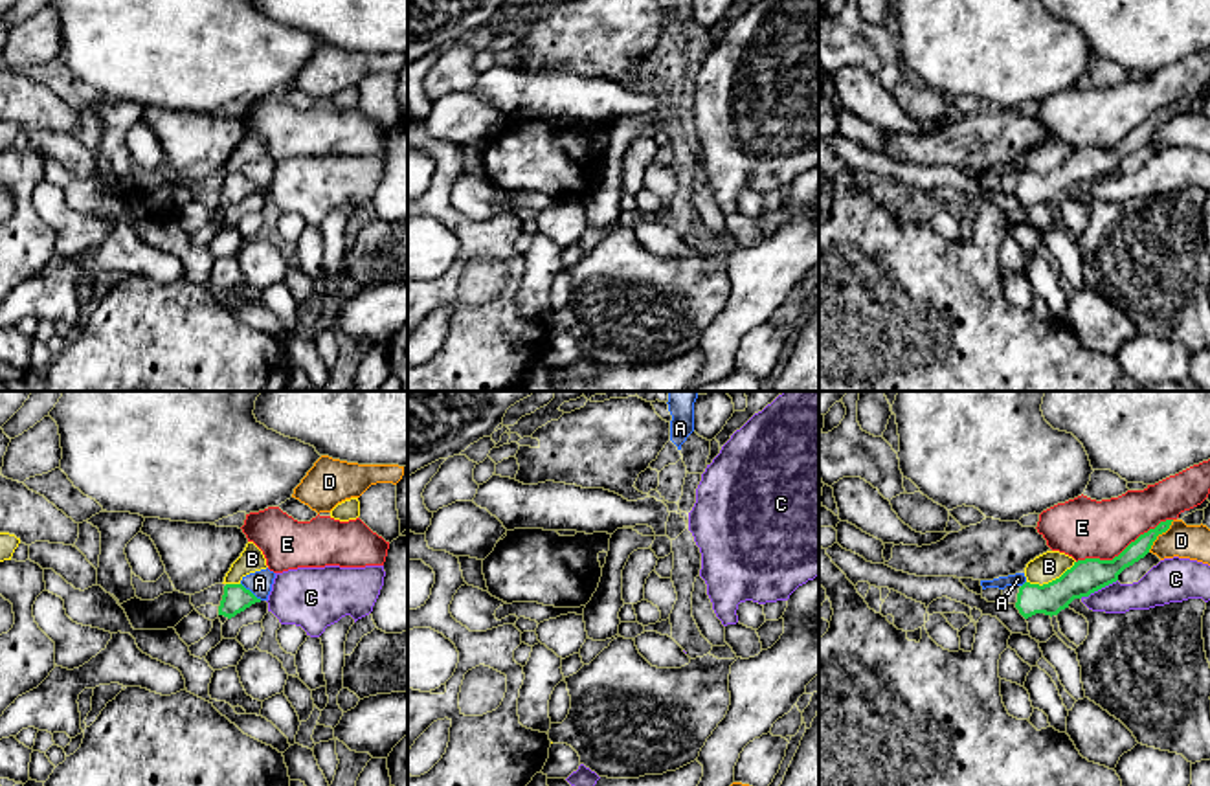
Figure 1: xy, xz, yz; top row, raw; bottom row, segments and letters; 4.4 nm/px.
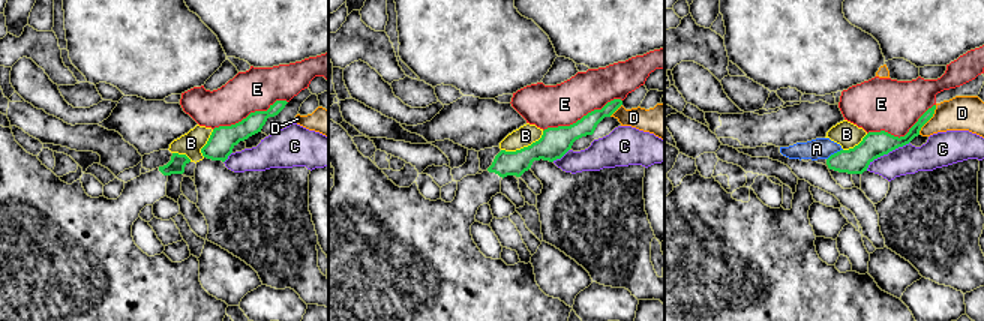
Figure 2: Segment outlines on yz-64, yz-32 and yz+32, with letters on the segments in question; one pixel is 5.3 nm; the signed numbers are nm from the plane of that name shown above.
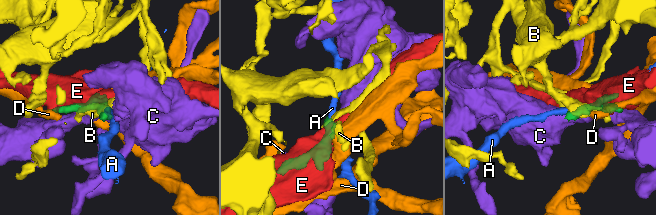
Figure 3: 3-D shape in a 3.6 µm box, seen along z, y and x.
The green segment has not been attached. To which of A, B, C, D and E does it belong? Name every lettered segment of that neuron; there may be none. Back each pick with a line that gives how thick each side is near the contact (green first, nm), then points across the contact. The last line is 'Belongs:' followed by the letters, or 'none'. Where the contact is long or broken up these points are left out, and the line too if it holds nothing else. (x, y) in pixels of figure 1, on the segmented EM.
Belongs: none

